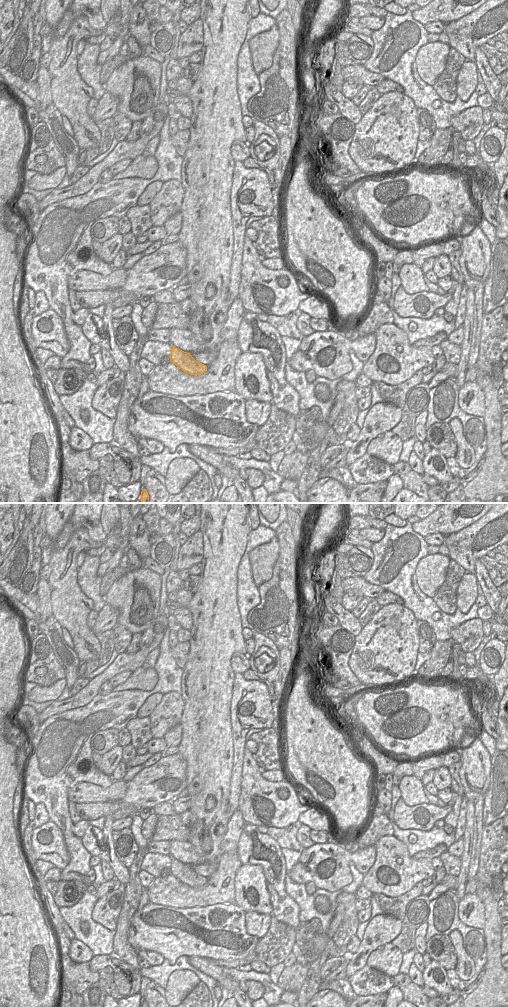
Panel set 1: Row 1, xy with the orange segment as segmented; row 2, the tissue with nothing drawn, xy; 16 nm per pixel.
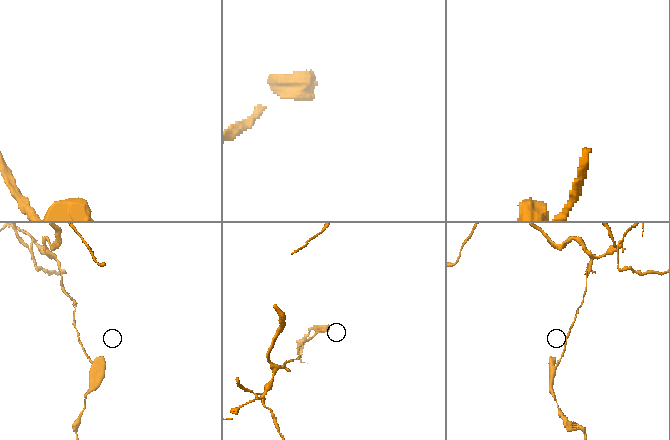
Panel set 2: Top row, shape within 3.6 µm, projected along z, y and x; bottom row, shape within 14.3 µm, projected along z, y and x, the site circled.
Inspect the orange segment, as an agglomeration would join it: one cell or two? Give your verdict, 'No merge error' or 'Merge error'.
Merge error.

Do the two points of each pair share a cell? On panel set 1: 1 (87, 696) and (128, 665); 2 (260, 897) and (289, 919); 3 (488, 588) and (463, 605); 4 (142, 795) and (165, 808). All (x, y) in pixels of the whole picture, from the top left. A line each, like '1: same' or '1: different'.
1: same
2: different
3: different
4: different

